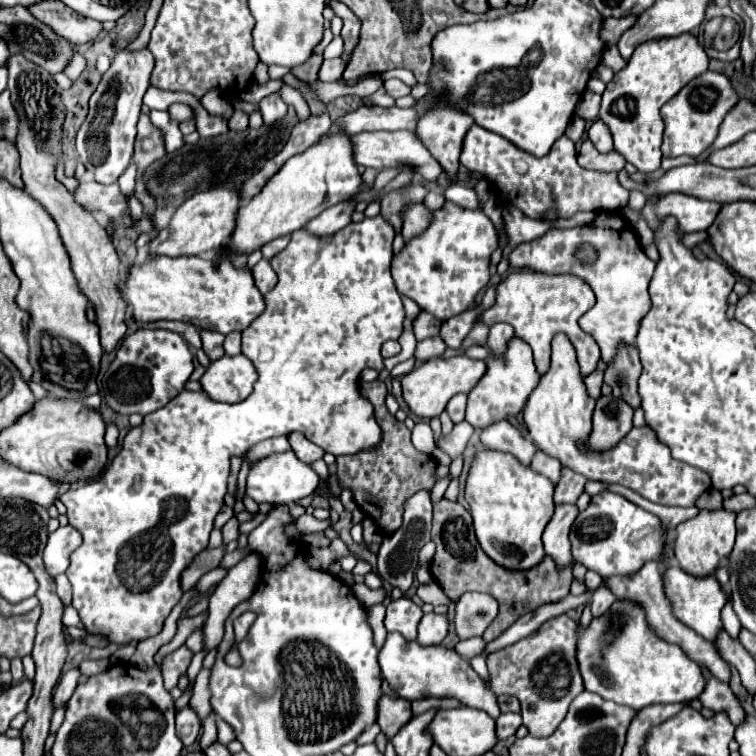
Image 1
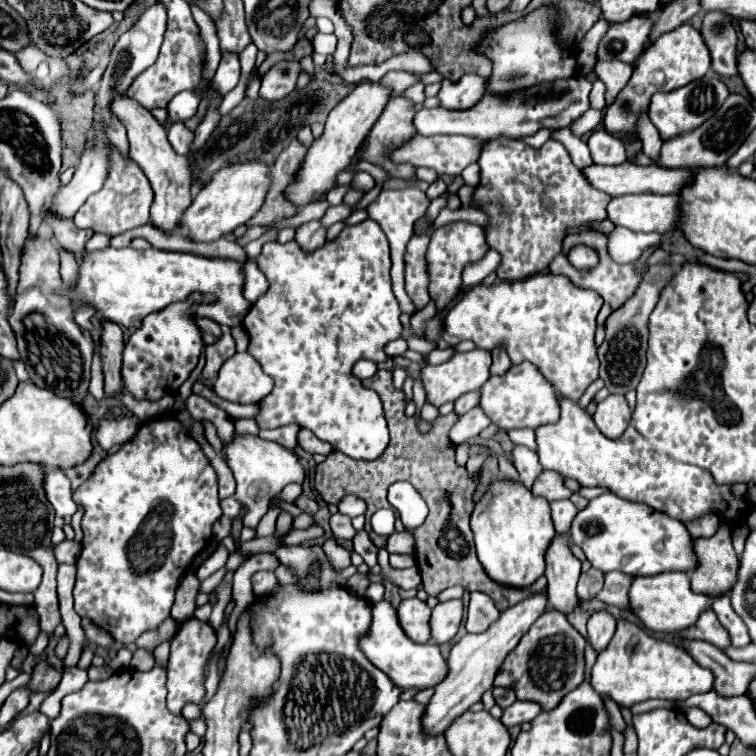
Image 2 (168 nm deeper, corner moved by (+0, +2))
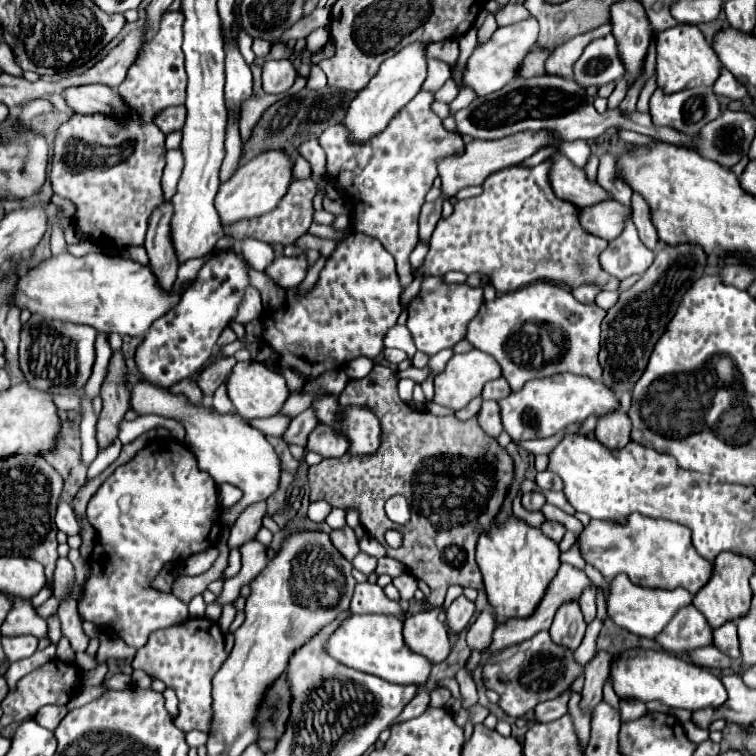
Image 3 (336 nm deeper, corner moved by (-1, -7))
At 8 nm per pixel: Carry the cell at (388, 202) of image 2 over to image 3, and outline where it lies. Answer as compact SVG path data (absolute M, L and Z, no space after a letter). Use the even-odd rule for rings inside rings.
M421 90L409 104L405 104L389 126L373 136L367 144L349 142L345 124L327 128L317 140L327 156L327 176L343 190L351 206L351 228L379 240L397 262L397 274L401 286L407 288L413 282L409 254L417 246L417 218L425 204L425 194L431 190L437 174L437 160L449 156L461 156L465 142L457 132L445 130L441 118L433 112L433 92Z

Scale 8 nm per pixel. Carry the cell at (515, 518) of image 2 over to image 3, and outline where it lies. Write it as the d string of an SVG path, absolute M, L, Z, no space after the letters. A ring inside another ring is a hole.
M511 516L503 524L493 524L489 534L479 538L477 564L483 574L489 606L493 608L497 624L503 624L509 618L525 618L535 612L559 570L559 546L547 536L541 536L539 528L531 528Z

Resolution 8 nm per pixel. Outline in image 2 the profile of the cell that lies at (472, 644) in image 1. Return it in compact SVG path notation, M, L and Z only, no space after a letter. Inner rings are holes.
M536 593L528 599L524 599L522 603L510 607L510 611L504 611L500 615L500 619L496 623L492 623L492 627L488 631L478 633L478 635L464 635L452 647L450 657L448 657L450 671L448 671L446 679L436 685L434 695L422 715L422 727L428 735L440 735L448 727L448 723L452 723L452 719L456 719L470 705L480 701L482 693L492 687L494 675L500 669L500 663L504 661L508 651L512 651L516 647L516 643L528 631L528 627L546 611L546 603L548 603L546 595Z

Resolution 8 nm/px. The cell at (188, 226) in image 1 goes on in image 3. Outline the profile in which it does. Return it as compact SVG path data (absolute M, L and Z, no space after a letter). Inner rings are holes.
M267 150L251 158L247 164L239 166L239 170L221 184L219 194L215 198L215 206L219 212L219 218L223 224L237 222L243 218L261 216L265 212L271 212L277 208L279 200L285 196L289 184L293 182L293 156L289 156L285 150Z

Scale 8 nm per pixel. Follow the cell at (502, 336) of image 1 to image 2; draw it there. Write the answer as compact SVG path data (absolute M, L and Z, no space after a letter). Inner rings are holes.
M496 347L496 349L492 349L490 353L492 353L492 359L494 359L494 363L492 363L492 367L490 367L490 373L492 373L492 375L504 375L504 371L508 371L508 367L512 365L506 349L504 349L504 347Z

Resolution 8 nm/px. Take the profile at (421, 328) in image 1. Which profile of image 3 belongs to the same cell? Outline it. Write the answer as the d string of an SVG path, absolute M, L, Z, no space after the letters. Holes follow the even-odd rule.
M541 162L539 166L535 168L505 168L505 172L495 172L493 176L489 176L489 180L485 180L483 184L483 194L477 196L477 198L469 198L469 200L459 200L455 204L455 210L449 218L441 218L437 222L437 228L433 232L433 238L431 238L431 246L429 246L429 254L425 258L425 264L421 266L419 272L423 272L425 276L445 276L447 272L451 270L459 270L459 272L465 272L465 274L485 274L489 278L489 282L493 282L493 286L497 288L499 294L505 294L505 292L515 292L527 284L533 284L533 282L553 282L553 284L563 284L567 288L577 288L581 284L595 284L599 286L601 290L617 290L619 286L619 280L613 278L611 274L607 274L601 264L599 264L599 254L607 248L607 242L601 240L599 236L593 236L589 232L585 232L577 220L577 206L565 202L565 200L557 200L557 196L553 196L553 190L549 188L549 162Z

